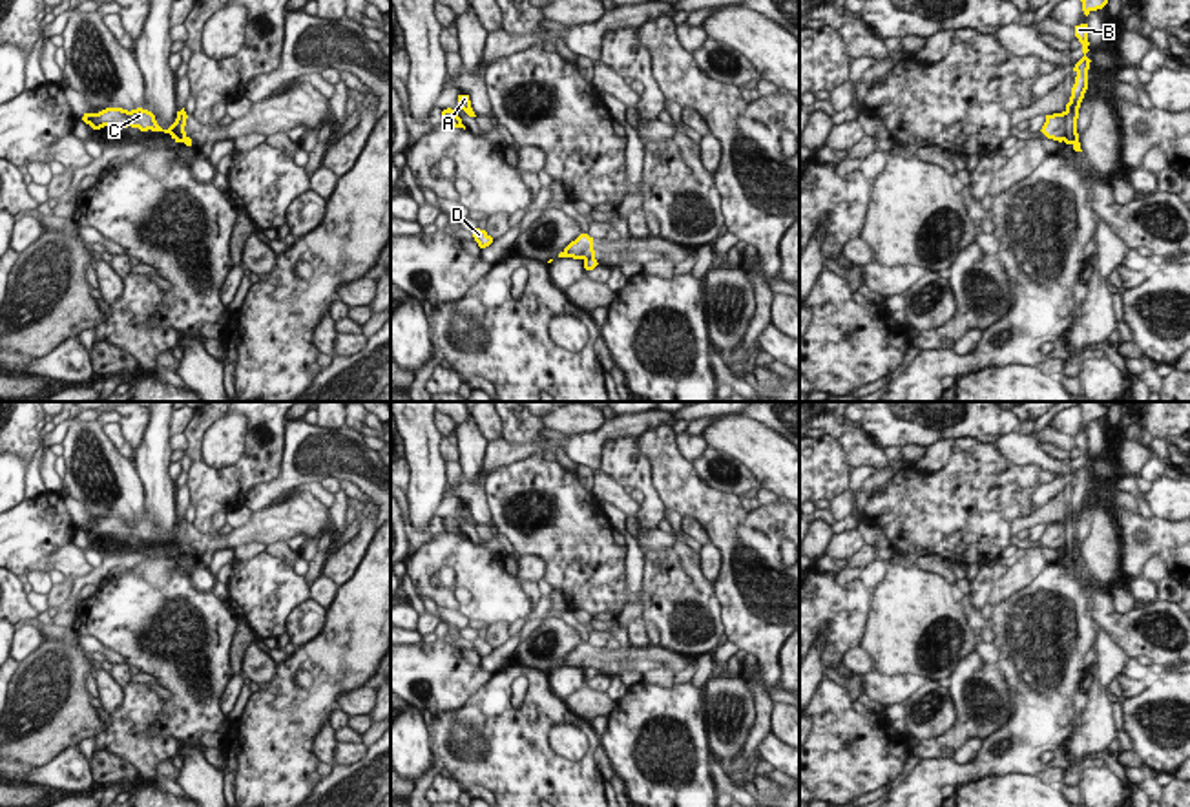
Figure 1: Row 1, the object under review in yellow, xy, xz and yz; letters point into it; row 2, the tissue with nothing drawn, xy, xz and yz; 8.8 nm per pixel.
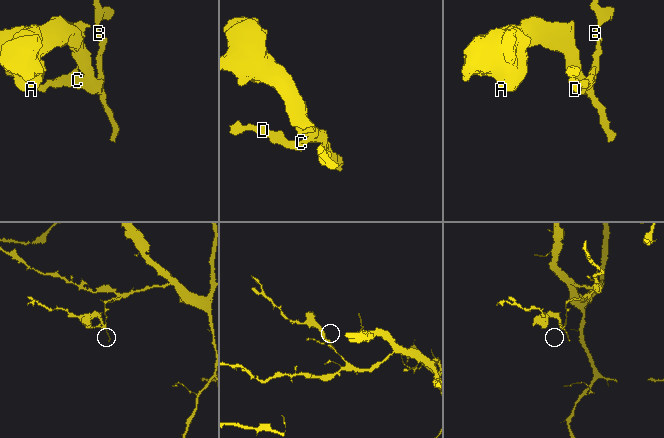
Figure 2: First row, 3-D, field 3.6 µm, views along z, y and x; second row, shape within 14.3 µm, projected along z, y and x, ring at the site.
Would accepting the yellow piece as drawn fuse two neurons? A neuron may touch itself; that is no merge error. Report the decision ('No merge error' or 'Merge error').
Merge error.

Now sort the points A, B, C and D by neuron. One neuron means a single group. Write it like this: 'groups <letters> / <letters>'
groups A C D / B

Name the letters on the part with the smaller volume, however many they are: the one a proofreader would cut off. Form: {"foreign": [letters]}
{"foreign": ["A", "C", "D"]}

